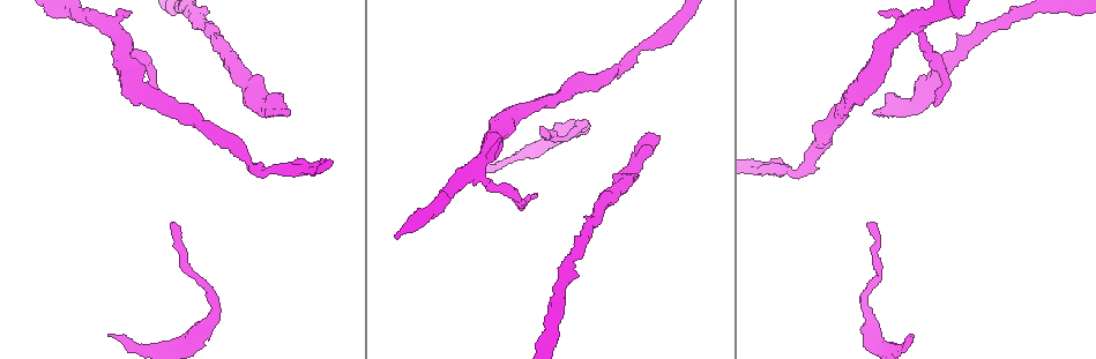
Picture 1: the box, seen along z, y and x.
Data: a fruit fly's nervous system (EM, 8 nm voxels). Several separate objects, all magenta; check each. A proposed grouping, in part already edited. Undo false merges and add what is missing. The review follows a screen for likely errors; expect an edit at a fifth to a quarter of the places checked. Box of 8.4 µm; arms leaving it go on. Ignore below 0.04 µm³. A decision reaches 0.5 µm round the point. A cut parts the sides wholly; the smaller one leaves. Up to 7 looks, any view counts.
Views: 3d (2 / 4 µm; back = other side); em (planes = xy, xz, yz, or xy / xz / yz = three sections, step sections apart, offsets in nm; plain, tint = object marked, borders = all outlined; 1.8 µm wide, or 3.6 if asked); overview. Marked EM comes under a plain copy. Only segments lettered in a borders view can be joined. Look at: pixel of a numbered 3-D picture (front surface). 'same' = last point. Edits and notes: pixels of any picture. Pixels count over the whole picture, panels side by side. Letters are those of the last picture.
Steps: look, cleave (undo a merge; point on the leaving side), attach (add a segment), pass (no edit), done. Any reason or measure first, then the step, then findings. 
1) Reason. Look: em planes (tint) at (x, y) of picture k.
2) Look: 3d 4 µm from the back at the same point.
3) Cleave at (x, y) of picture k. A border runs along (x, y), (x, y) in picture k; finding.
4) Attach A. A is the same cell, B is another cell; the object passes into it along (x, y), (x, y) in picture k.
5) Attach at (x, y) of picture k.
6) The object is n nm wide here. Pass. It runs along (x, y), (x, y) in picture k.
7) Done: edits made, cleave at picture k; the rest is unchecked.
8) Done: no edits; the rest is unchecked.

Free end. Look: em planes (borders) at (107, 335) of picture 1.

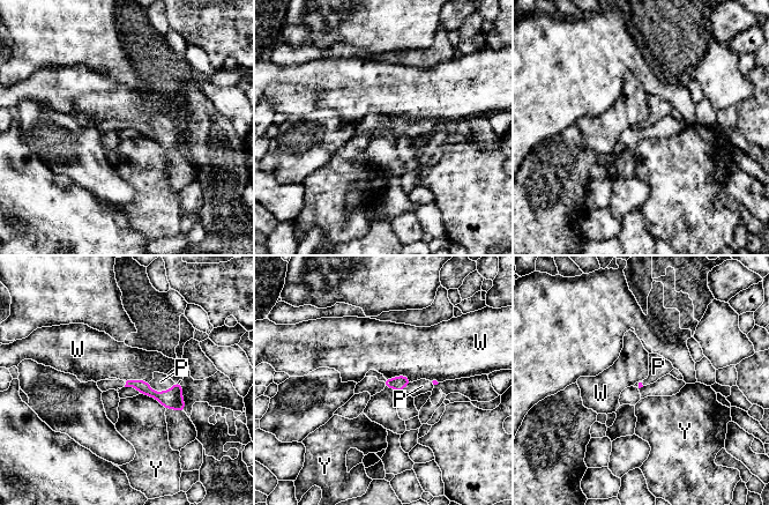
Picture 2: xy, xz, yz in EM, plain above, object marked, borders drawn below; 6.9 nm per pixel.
Attach at (161, 381) of picture 2. P is the same cell, W and Y are other cells; the object passes into it along (172, 399), (161, 392), (161, 381) in picture 2; it goes on there.

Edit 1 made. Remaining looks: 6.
Thick turns thin. Look: em planes (borders) at (583, 123) of picture 1.

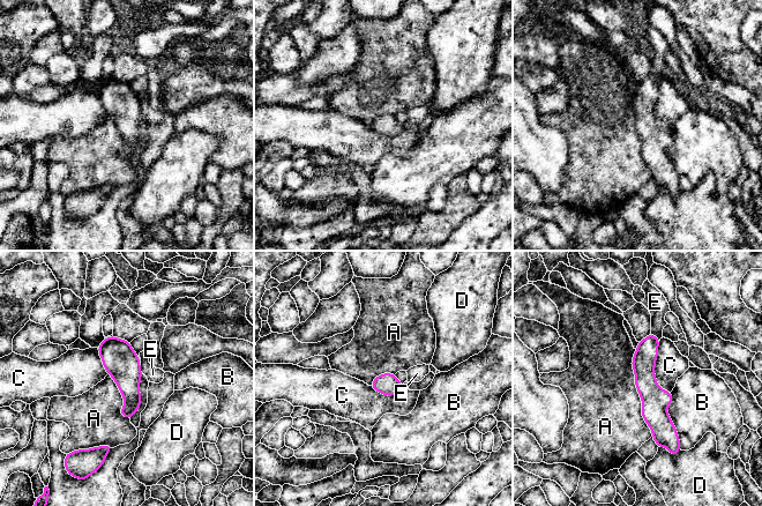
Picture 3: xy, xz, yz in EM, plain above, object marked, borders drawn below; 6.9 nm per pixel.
The longest contact is with A, 600 nm. Pass. A, B, C, D and E are other cells; one neuron here.

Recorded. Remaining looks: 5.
Side arm on a straight run. Look: 3d 4 µm at (905, 29) of picture 1.

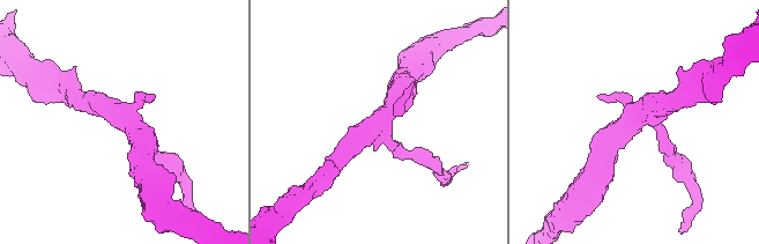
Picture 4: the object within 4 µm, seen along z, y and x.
Look: em yz step 16 (borders) at (124, 120) of picture 4.

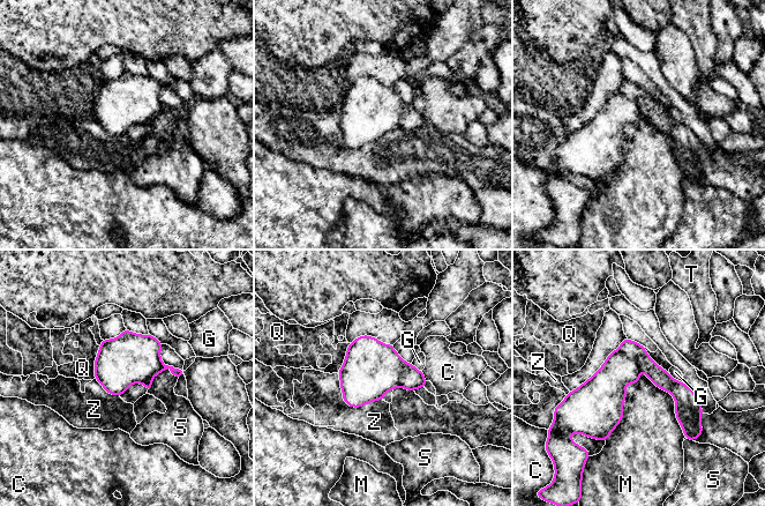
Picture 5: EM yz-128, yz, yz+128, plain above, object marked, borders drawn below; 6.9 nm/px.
Look: em planes (borders) at the same point.

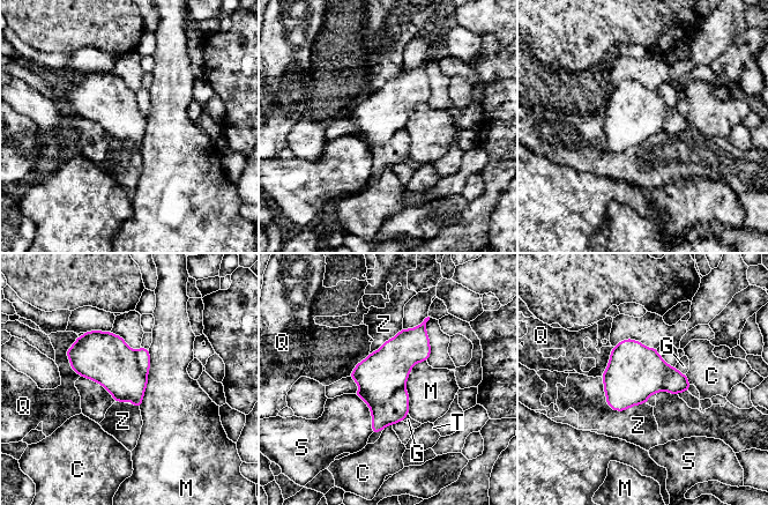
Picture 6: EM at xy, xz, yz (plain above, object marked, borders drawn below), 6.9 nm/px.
The longest contact is with M, 400 nm. Cleave at (395, 409) of picture 6. C, G, M, Q, S, T and Z are other cells; two neurons meet here.

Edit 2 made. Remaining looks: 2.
Done: edits made, attach at picture 2, cleave at picture 6; the rest is unchecked.

